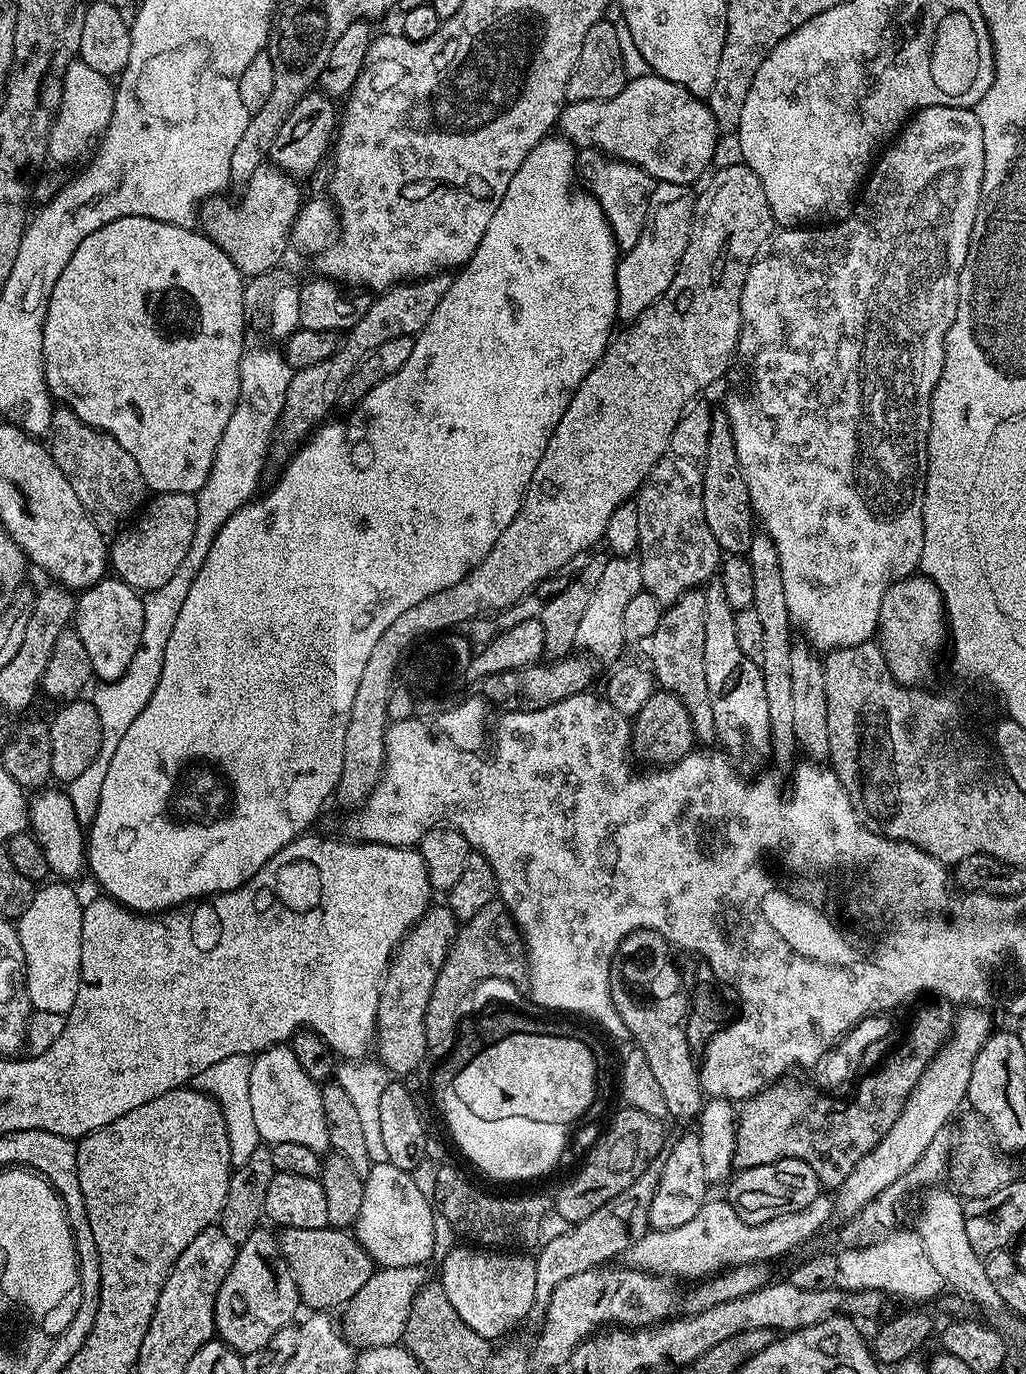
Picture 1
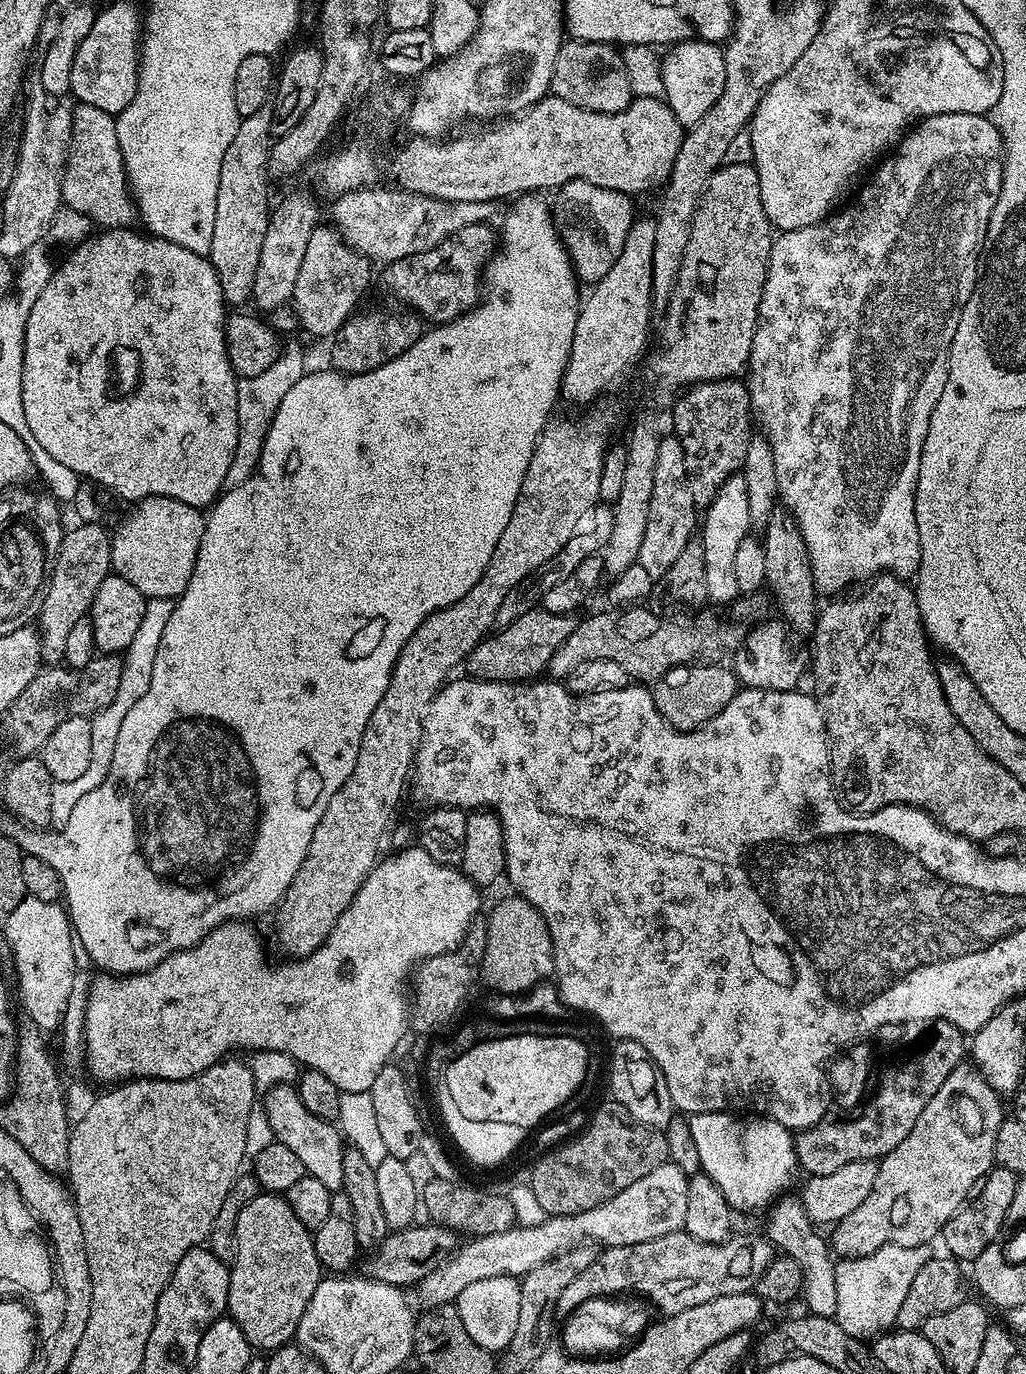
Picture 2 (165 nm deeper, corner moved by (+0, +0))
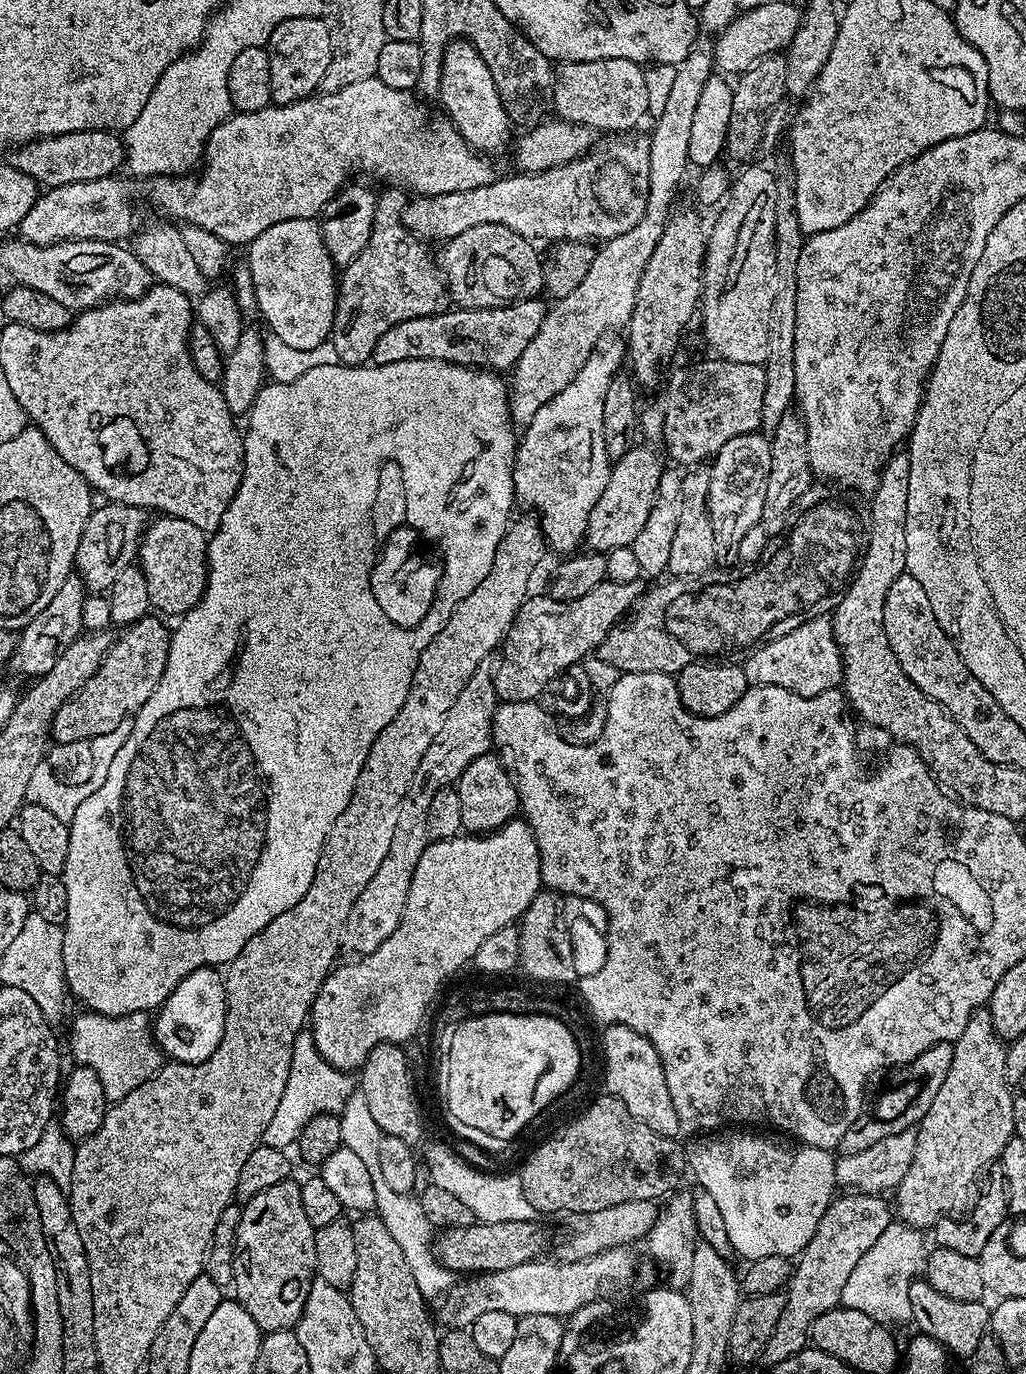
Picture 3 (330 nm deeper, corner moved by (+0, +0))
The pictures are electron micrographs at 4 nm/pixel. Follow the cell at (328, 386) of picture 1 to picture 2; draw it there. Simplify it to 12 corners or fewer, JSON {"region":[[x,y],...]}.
{"region":[[468,224],[383,265],[384,288],[433,325],[476,307],[495,231]]}

